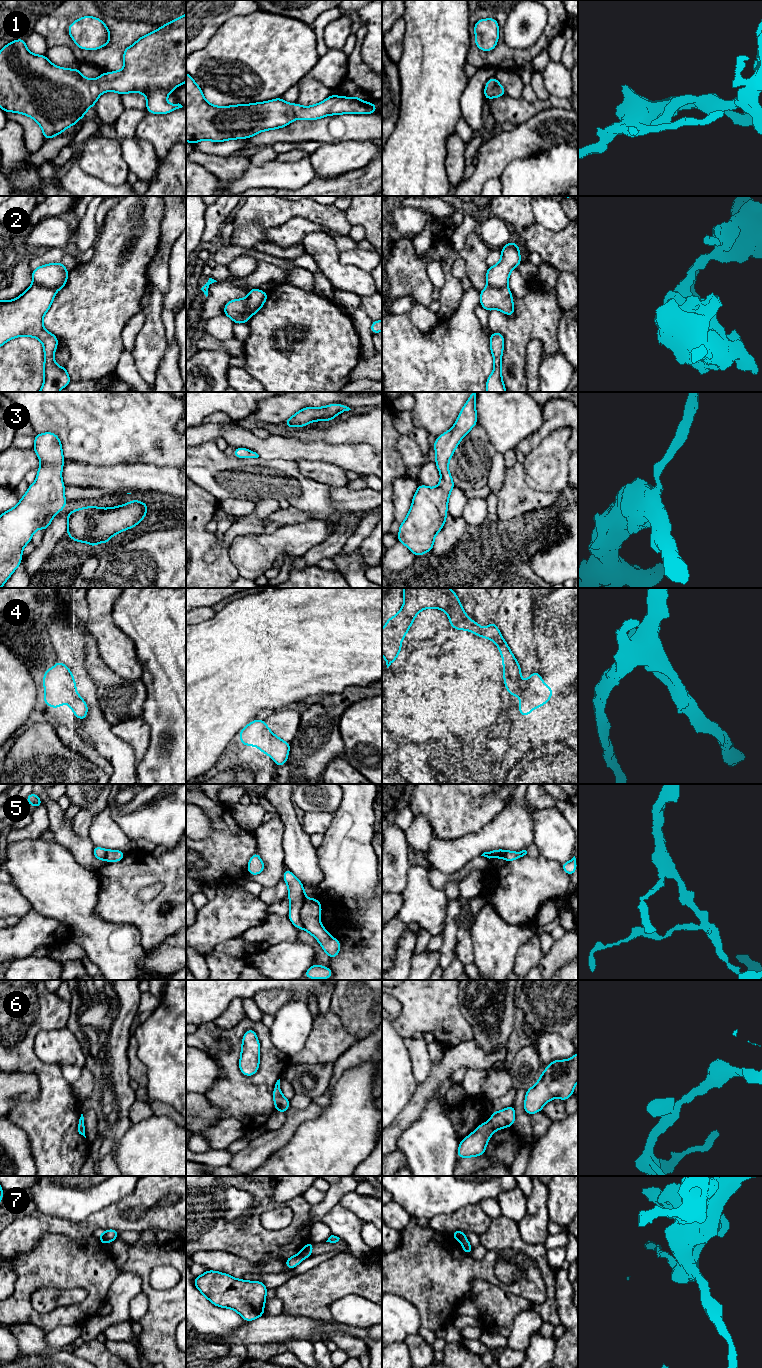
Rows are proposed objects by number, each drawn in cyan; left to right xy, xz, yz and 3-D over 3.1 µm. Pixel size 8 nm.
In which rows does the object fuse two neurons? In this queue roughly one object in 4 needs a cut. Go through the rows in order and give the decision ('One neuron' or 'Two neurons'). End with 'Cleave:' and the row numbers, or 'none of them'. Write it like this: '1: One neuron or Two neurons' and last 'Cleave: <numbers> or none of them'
1: One neuron
2: Two neurons
3: One neuron
4: One neuron
5: Two neurons
6: One neuron
7: Two neurons
Cleave: 2, 5, 7

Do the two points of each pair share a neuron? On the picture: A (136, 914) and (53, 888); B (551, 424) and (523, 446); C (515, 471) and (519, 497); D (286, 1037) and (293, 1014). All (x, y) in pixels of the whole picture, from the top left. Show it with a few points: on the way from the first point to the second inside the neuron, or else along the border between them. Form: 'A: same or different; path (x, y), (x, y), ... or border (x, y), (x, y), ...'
A: different; border (97, 878), (99, 891), (96, 912), (110, 922)
B: same; path (544, 430), (530, 442)
C: same; path (515, 477), (515, 491)
D: same; path (289, 1031), (293, 1020)

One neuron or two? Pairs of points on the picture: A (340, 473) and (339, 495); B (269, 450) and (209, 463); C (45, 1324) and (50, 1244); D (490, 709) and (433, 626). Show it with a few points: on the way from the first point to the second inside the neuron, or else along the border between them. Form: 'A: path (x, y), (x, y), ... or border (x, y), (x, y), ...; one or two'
A: border (346, 485), (331, 487); two
B: border (259, 456), (264, 459), (282, 459); two
C: path (25, 1306), (25, 1284), (42, 1265); one
D: border (449, 625), (430, 638), (416, 641); two

